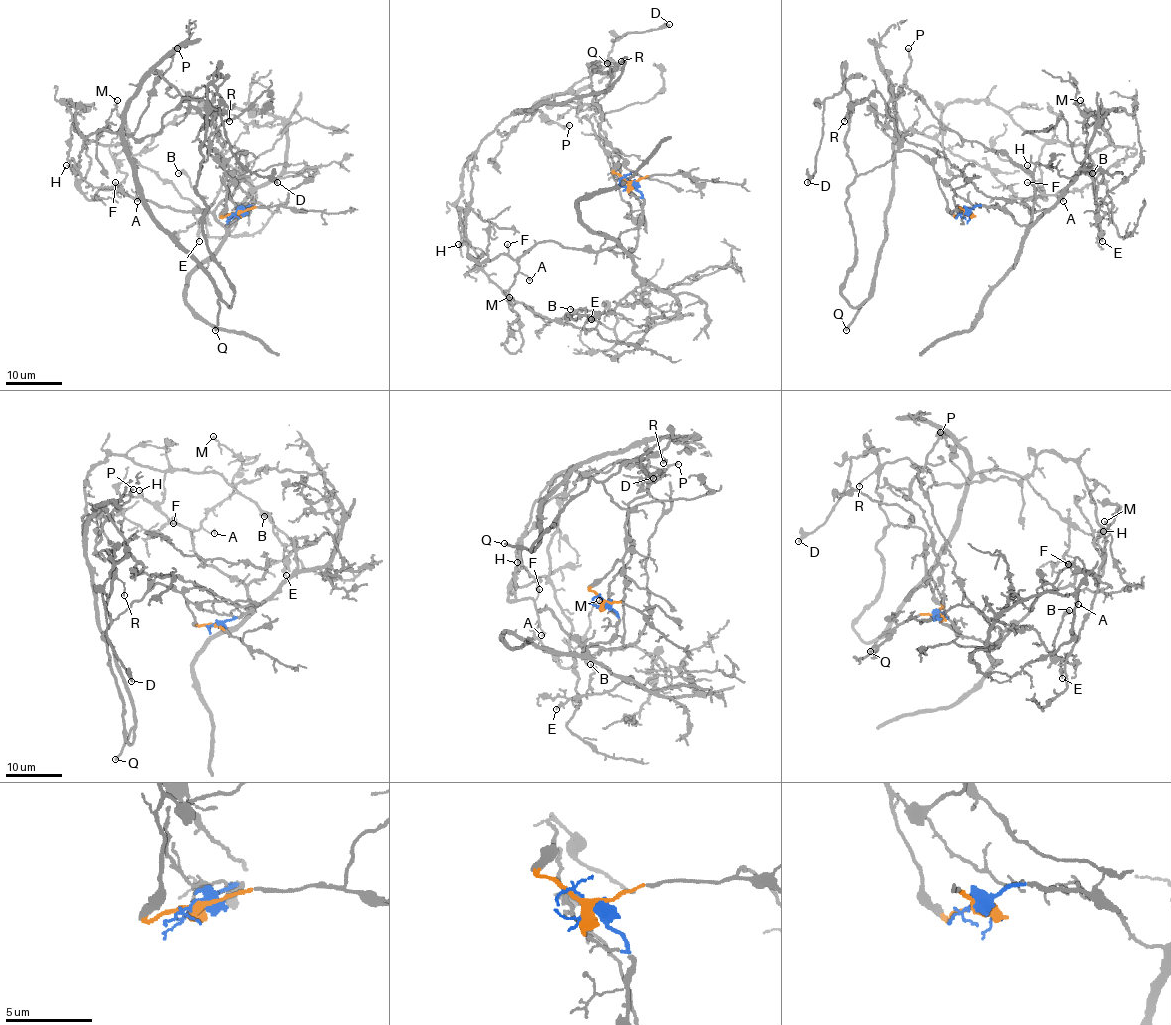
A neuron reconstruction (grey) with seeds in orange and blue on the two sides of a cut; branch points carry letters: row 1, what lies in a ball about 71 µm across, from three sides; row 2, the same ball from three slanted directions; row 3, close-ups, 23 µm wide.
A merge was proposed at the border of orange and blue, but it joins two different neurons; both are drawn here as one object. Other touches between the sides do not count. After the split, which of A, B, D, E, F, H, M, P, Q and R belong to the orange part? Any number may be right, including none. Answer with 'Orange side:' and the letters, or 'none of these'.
Orange side: D, P, Q, R

